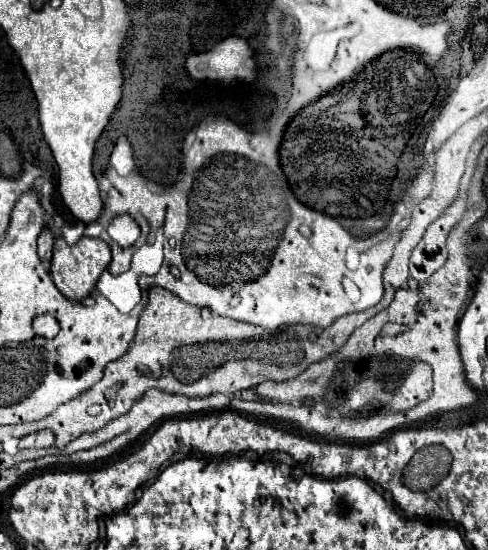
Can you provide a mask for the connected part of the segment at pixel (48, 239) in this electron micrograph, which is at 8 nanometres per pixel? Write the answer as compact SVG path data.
M44 227L44 231L38 237L38 255L40 259L50 259L52 257L52 247L54 247L54 233Z

